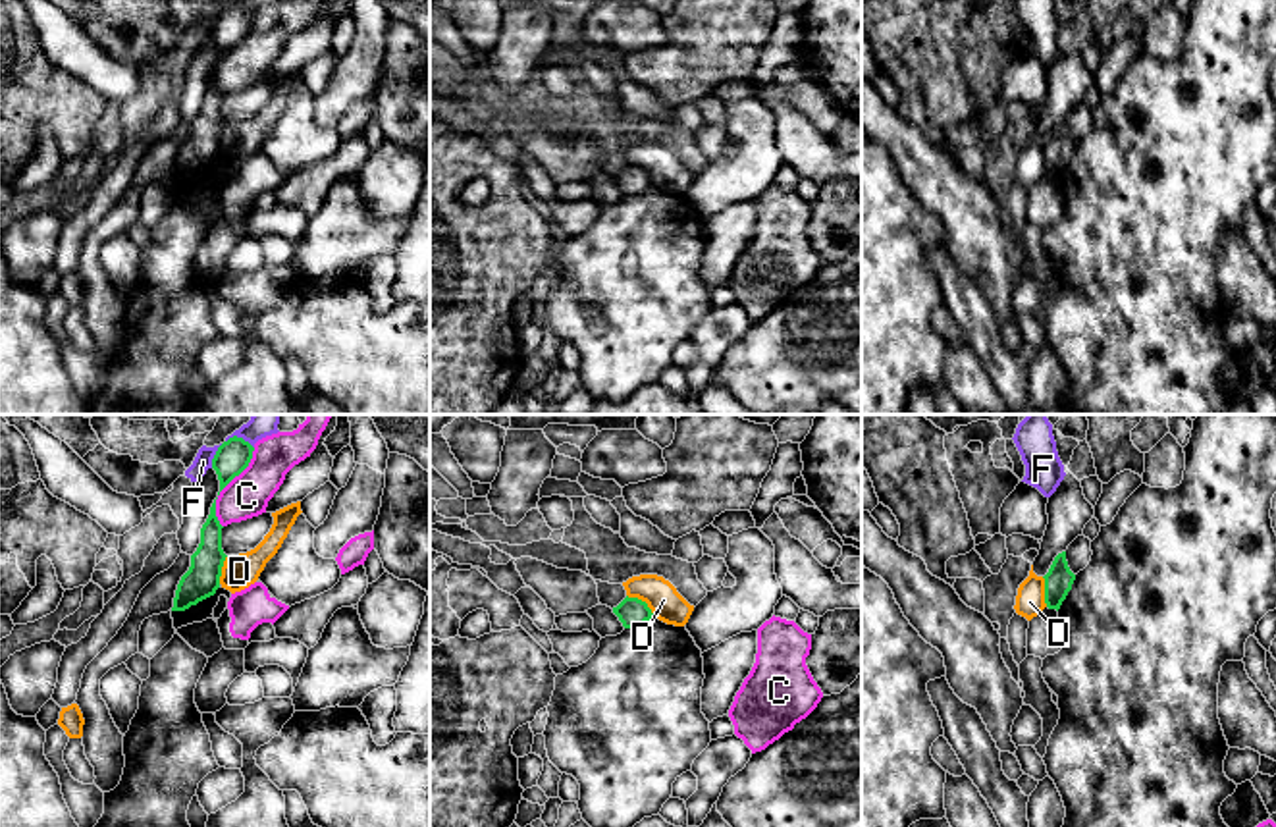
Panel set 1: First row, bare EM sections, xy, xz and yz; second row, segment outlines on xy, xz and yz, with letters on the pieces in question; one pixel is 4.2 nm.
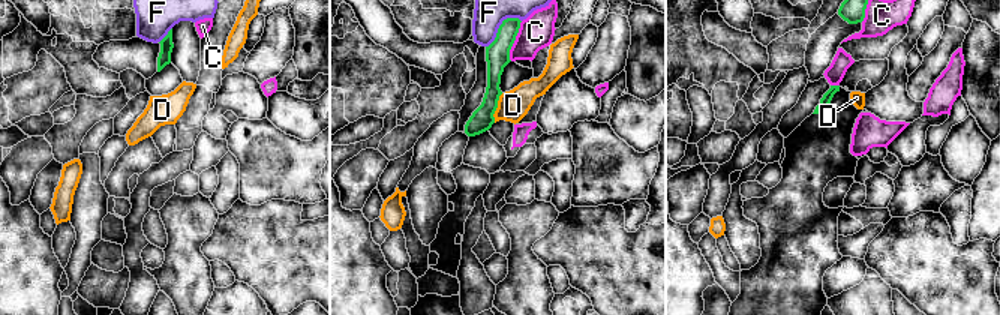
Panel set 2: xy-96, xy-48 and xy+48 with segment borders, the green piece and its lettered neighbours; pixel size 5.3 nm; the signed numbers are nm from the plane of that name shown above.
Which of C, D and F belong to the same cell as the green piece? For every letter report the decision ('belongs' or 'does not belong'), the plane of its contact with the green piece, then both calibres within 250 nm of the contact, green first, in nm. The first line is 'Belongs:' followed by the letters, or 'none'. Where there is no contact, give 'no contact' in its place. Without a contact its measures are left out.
Belongs: none
C: does not belong | xy | 140/180 nm
D: does not belong | xz | 120/140 nm
F: does not belong | xy | 140/80 nm

